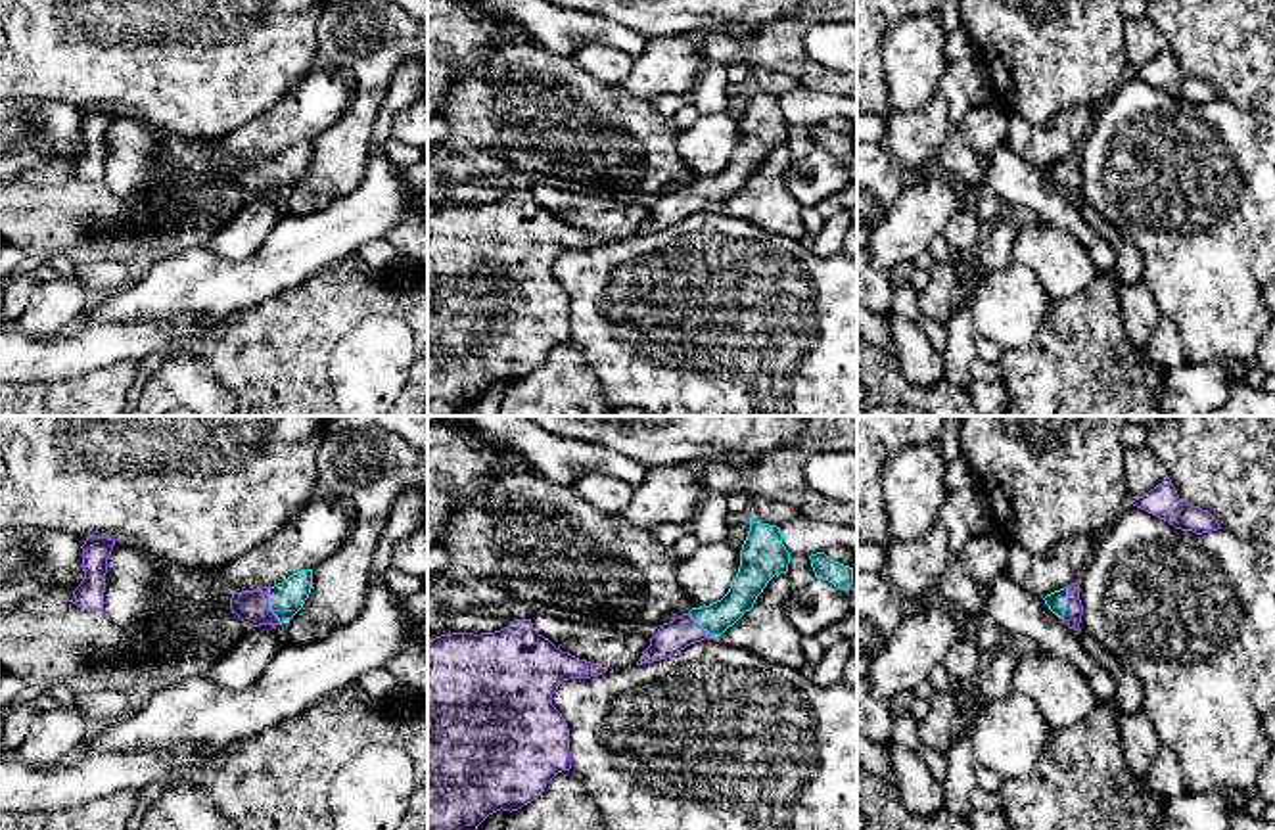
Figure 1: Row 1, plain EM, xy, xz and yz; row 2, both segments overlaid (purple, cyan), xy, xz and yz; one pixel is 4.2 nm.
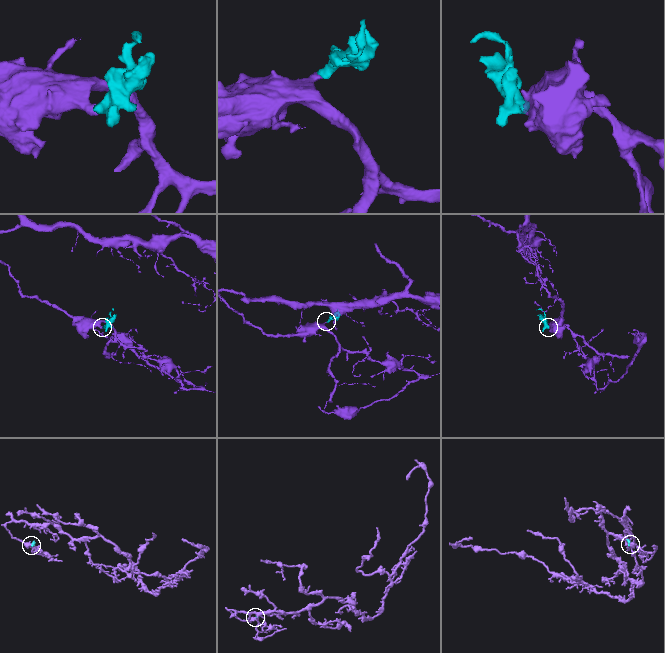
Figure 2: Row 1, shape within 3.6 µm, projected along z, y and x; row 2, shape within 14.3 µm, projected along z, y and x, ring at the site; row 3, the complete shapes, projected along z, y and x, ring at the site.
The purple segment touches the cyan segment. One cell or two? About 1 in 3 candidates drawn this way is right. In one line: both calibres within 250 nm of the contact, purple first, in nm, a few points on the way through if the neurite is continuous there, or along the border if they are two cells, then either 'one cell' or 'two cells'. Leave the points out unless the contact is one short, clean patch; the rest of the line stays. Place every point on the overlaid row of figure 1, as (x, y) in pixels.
140 nm thick on the purple side, 150 nm on the other; runs through xy (252, 606), (269, 606), (286, 599); one cell

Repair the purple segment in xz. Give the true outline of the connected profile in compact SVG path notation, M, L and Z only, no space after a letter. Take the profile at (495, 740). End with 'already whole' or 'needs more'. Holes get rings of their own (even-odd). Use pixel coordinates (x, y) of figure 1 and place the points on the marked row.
M514 619L495 633L452 633L428 640L428 830L477 830L477 826L497 811L518 811L531 803L546 784L562 771L571 769L569 728L562 713L552 705L552 694L564 680L591 679L608 669L579 659L556 648L548 638L533 629L531 619Z; already whole

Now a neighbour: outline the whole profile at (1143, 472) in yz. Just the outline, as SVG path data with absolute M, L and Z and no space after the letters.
M1147 447L1125 450L1124 472L1129 487L1129 500L1147 495L1168 477L1162 462Z

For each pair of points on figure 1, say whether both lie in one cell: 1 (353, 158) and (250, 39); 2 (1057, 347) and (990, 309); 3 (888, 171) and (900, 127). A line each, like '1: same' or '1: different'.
1: different
2: same
3: different

